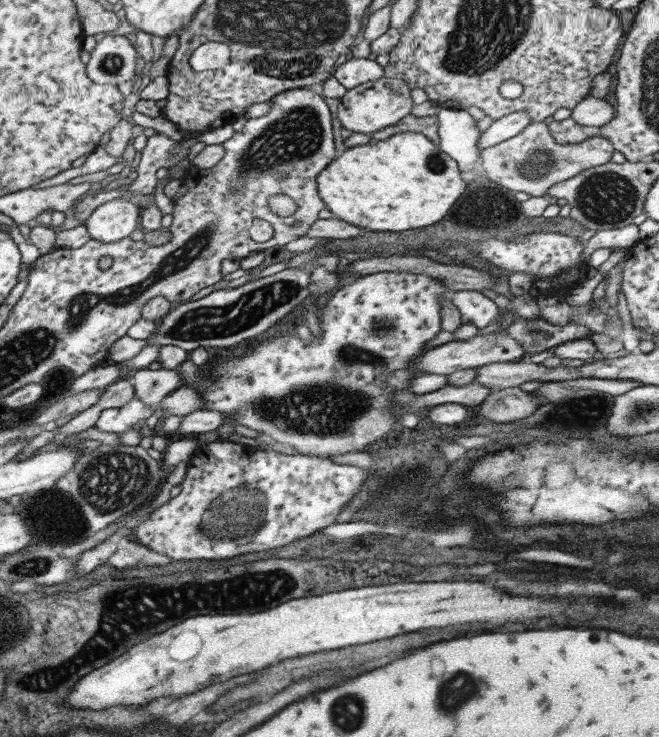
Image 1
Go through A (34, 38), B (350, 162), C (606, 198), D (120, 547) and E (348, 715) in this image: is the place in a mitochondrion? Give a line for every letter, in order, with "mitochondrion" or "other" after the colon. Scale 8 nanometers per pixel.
A: other
B: other
C: mitochondrion
D: other
E: mitochondrion

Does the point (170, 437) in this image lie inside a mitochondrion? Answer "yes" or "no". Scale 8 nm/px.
no

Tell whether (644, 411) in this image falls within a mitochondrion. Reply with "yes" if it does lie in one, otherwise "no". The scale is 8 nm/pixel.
yes

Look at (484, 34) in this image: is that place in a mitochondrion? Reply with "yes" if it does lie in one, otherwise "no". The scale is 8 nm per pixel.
yes

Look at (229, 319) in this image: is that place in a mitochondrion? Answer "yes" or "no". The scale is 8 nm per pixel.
yes

